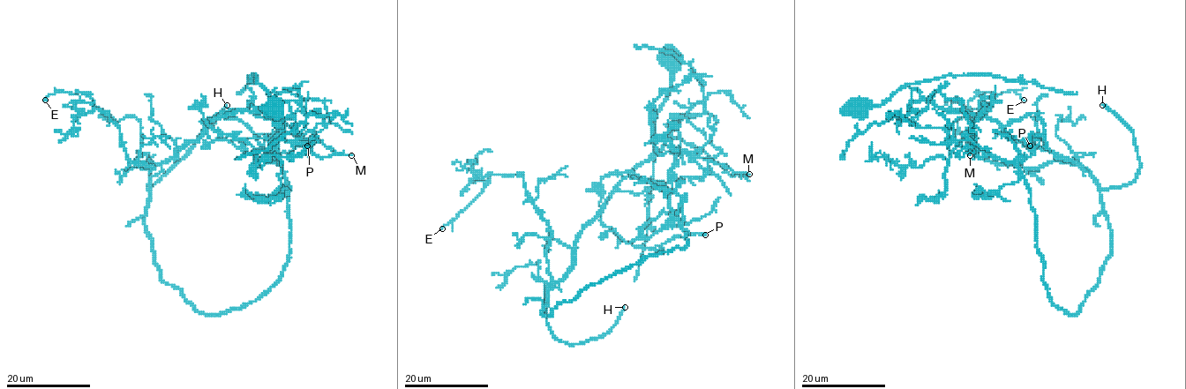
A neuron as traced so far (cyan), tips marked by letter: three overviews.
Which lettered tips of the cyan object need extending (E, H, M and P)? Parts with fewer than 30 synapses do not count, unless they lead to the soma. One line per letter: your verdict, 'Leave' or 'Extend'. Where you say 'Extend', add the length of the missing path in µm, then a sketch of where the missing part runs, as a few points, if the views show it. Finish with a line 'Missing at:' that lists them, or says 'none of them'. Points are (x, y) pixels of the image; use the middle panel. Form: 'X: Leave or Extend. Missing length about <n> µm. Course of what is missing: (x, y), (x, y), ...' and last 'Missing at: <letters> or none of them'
E: Leave
H: Leave
M: Leave
P: Leave
Missing at: none of them

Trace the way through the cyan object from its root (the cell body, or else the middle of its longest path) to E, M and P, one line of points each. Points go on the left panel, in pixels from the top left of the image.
E: (272, 107), (253, 74), (248, 109), (222, 111), (153, 168), (127, 159), (86, 93), (45, 100)
M: (272, 107), (253, 74), (247, 86), (254, 93), (249, 106), (254, 115), (289, 125), (321, 157), (351, 155)
P: (272, 107), (253, 74), (249, 108), (228, 109), (204, 123), (221, 114), (254, 133), (288, 132), (307, 145)

